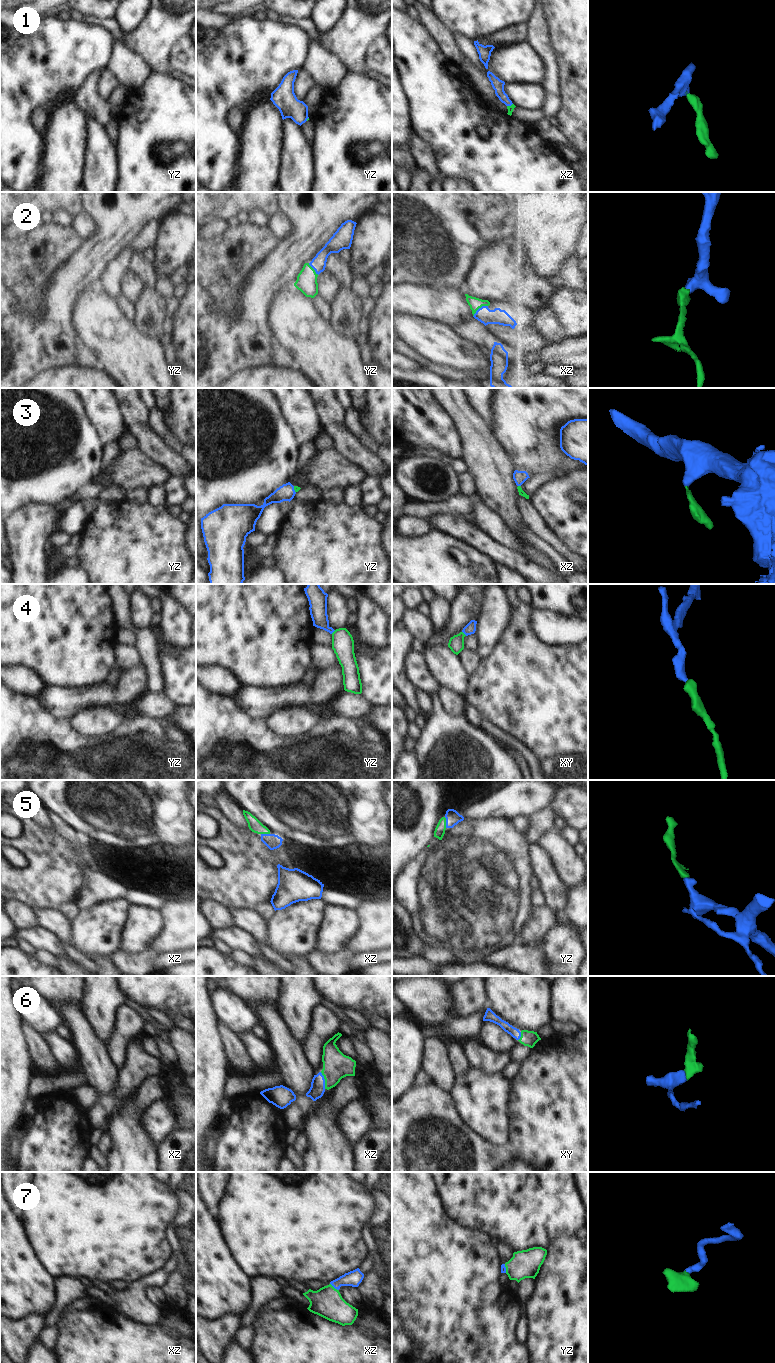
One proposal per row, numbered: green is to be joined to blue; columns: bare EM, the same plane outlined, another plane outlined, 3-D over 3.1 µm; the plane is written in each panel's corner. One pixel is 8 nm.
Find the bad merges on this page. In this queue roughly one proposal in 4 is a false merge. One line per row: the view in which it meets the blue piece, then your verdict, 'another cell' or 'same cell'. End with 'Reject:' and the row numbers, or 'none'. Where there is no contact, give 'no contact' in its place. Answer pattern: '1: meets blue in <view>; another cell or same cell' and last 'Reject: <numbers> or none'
1: meets blue in xz; same cell
2: meets blue in xz; same cell
3: meets blue in xz; same cell
4: meets blue in xy; same cell
5: meets blue in yz; same cell
6: meets blue in xz; same cell
7: meets blue in xz; same cell
Reject: none

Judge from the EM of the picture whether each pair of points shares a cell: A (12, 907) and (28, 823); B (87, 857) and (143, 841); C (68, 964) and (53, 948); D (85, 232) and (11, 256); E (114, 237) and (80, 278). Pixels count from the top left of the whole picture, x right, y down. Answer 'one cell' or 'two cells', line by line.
A: two cells
B: two cells
C: two cells
D: two cells
E: one cell

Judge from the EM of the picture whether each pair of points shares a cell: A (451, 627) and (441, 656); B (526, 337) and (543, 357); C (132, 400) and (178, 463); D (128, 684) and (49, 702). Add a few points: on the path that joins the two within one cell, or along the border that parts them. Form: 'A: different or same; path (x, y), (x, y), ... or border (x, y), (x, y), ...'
A: different; border (447, 644), (424, 649)
B: different; border (542, 344), (533, 354)
C: same; path (137, 417), (138, 425), (143, 433), (161, 451)
D: same; path (108, 695), (92, 695), (69, 702)

